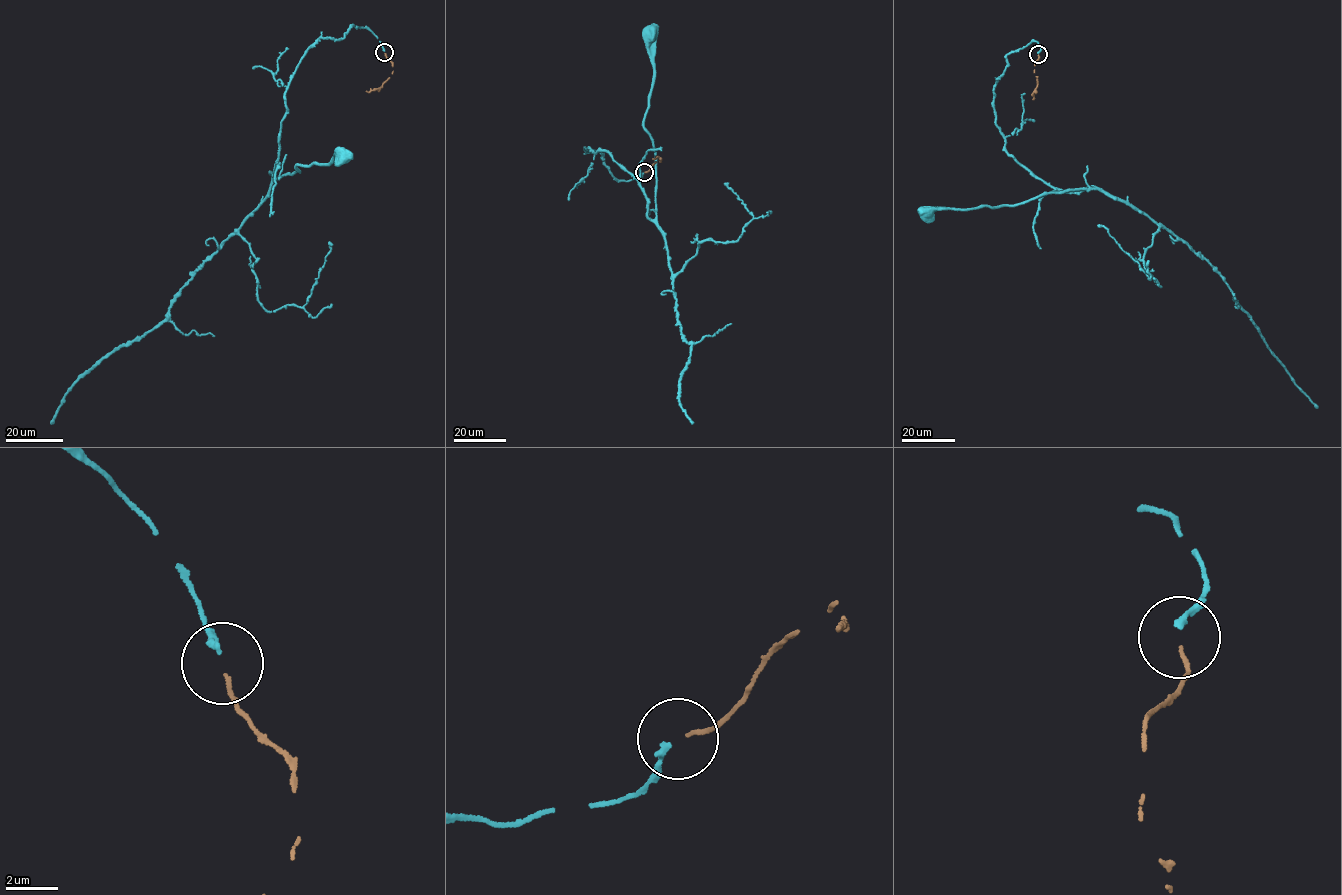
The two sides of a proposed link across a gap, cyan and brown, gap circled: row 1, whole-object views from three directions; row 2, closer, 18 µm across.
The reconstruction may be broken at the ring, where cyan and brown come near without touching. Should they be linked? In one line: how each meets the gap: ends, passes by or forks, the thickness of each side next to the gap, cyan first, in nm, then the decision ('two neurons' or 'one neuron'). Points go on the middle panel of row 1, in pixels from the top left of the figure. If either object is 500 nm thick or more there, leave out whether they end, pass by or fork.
cyan ends; brown ends; calibres 200 and 140 nm; one neuron

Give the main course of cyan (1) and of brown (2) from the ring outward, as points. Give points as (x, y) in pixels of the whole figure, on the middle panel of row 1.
1: (643, 173), (618, 180), (585, 149), (637, 179), (655, 219), (651, 33)
2: (645, 172), (660, 159), (661, 161), (657, 156), (652, 159)

